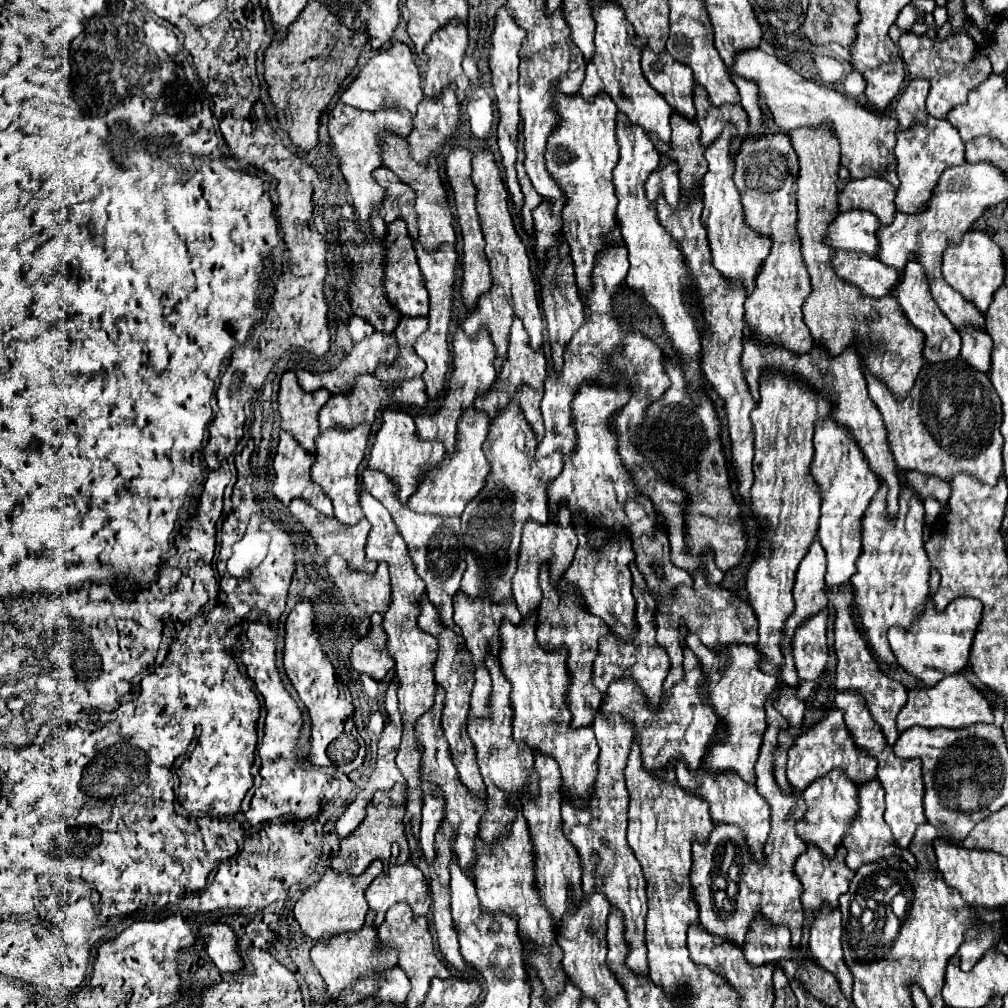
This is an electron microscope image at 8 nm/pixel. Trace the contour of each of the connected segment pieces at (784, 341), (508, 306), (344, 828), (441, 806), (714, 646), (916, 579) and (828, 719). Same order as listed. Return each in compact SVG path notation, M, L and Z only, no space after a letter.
M771 134L747 138L737 154L735 184L741 192L747 224L755 232L763 232L773 240L771 254L767 256L761 276L753 294L745 300L745 320L757 332L763 344L781 344L791 352L809 352L813 338L803 322L801 306L811 294L811 280L801 256L801 242L797 236L797 198L795 182L799 176L799 160L795 148L785 134Z
M479 150L473 154L471 158L471 180L477 188L477 214L479 214L479 224L485 236L485 254L489 260L489 268L491 268L491 278L493 284L489 288L489 292L485 296L481 296L481 300L477 300L477 308L475 312L465 320L463 328L469 336L475 336L481 328L485 328L491 338L493 344L497 348L497 360L495 360L495 368L497 372L501 370L501 364L505 362L505 354L507 354L507 338L509 338L509 328L513 322L513 316L517 314L523 324L525 330L531 336L531 346L533 348L541 348L541 330L543 330L543 316L539 310L539 302L537 302L537 290L535 290L535 280L531 274L531 262L529 262L529 254L525 244L521 242L519 234L515 232L513 226L513 218L509 212L509 192L503 184L501 178L501 170L495 162L495 156L491 150Z
M349 806L347 810L345 810L345 814L337 820L337 824L335 824L335 832L341 836L341 838L345 838L345 836L349 836L349 832L353 832L359 824L361 824L361 818L363 818L363 810L365 808L361 808L361 810L357 810L355 806Z
M427 796L425 804L423 804L423 822L421 822L419 842L421 842L423 854L425 854L429 864L433 864L433 860L435 860L435 852L433 852L435 846L433 844L435 844L435 832L439 828L441 818L443 818L443 810L445 810L445 800L443 798Z
M695 570L691 572L693 584L691 586L677 586L673 590L673 596L663 596L661 598L661 606L657 606L655 610L655 622L657 622L657 642L667 650L669 658L671 658L671 670L669 676L663 684L665 690L673 688L677 682L683 680L683 648L681 648L681 620L685 620L687 632L689 634L697 634L701 638L701 642L711 648L713 652L723 652L723 648L727 644L757 644L757 618L753 608L741 600L739 596L735 596L733 592L729 592L727 588L719 586L719 584L711 584L705 578L703 570Z
M881 486L881 490L877 492L877 496L873 498L873 502L869 504L865 518L863 518L863 552L857 560L857 572L851 578L853 590L855 590L855 604L859 608L859 620L863 624L863 632L875 652L875 656L881 662L887 664L895 664L895 656L889 648L887 642L887 630L897 624L897 626L909 626L919 612L923 612L925 602L929 598L929 568L931 562L927 558L925 546L923 546L923 524L925 524L925 510L923 510L923 500L909 488L909 486L901 486L899 492L899 512L895 514L895 518L889 518L889 514L885 512L885 486Z
M833 708L827 712L827 716L823 720L819 720L817 724L813 724L807 732L799 734L797 740L793 742L793 748L789 748L789 760L787 760L787 780L795 790L805 790L813 780L825 776L827 772L831 772L833 768L843 766L843 770L847 772L847 776L855 782L855 784L863 784L867 780L875 778L875 770L877 770L877 760L871 758L865 750L857 750L847 724L843 720L843 712L839 708Z

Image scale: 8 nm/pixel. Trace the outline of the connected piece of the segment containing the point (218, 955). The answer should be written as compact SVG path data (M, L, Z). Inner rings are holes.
M211 924L201 926L201 938L205 944L205 952L215 962L221 972L239 972L243 968L243 960L237 954L237 934L227 924Z

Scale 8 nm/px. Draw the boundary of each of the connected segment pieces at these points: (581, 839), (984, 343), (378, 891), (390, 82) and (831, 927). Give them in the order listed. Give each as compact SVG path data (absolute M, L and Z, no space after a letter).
M597 710L591 728L601 748L597 758L597 784L593 784L593 804L581 810L573 808L571 804L563 804L563 832L575 844L577 850L589 848L589 852L597 854L597 864L593 868L595 888L603 892L609 898L609 902L621 908L625 914L625 940L631 946L627 956L627 966L635 972L647 972L647 948L643 938L645 916L647 916L647 898L645 898L647 884L641 874L641 864L637 864L637 858L633 856L633 850L629 847L626 838L629 792L625 788L623 768L629 756L629 744L633 742L633 726L627 716L605 714Z
M961 328L961 338L963 338L963 348L961 356L975 366L977 370L989 374L989 364L991 364L991 340L985 330L975 330L975 328Z
M395 864L387 868L385 874L379 874L371 886L365 892L367 904L371 910L375 910L375 926L381 926L385 920L387 910L395 902L407 902L411 904L413 912L417 916L425 916L431 908L431 896L429 896L429 884L423 876L423 872L413 864Z
M393 42L393 46L389 46L387 50L367 60L367 64L361 68L357 78L341 94L341 102L355 106L359 110L371 110L371 112L391 108L391 104L397 104L401 108L407 108L415 116L417 104L423 100L423 96L425 94L421 90L421 74L409 46L403 42Z
M823 908L815 914L815 920L811 924L811 936L809 936L809 948L815 958L815 962L833 972L841 984L841 992L845 996L851 996L851 984L853 976L843 960L841 950L841 912L839 908Z

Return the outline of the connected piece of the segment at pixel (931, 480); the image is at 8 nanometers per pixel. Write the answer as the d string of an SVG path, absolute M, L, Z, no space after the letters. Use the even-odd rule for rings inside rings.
M905 472L905 484L909 484L921 498L935 496L941 508L945 508L949 496L951 496L951 486L945 484L945 480L937 480L937 476L921 476L921 472Z

